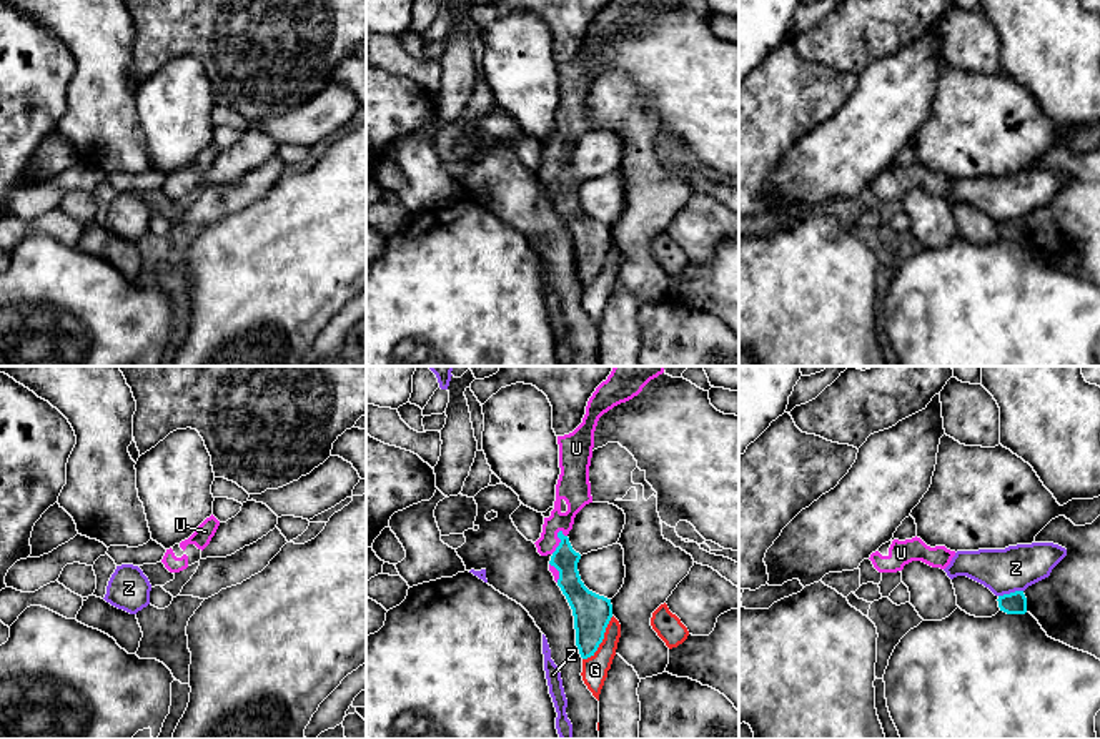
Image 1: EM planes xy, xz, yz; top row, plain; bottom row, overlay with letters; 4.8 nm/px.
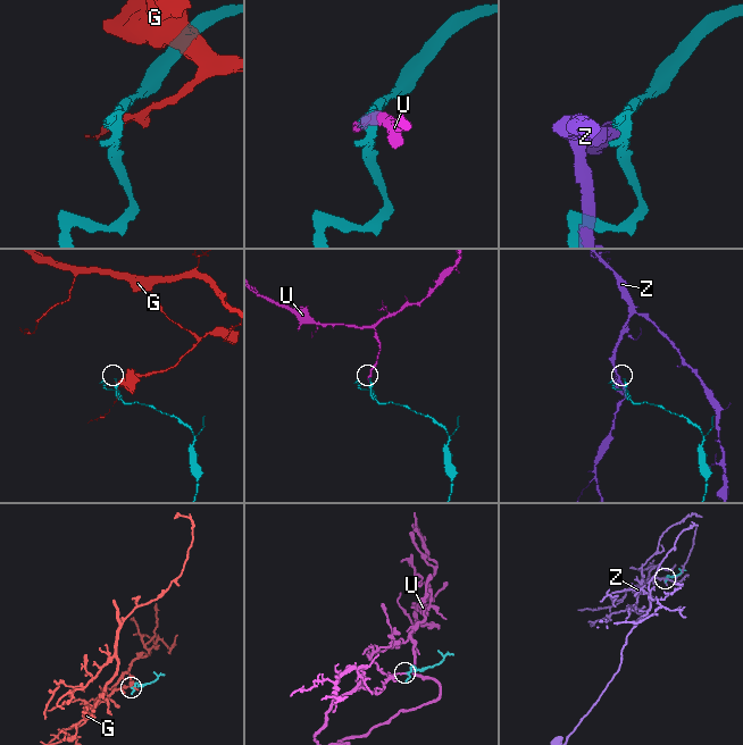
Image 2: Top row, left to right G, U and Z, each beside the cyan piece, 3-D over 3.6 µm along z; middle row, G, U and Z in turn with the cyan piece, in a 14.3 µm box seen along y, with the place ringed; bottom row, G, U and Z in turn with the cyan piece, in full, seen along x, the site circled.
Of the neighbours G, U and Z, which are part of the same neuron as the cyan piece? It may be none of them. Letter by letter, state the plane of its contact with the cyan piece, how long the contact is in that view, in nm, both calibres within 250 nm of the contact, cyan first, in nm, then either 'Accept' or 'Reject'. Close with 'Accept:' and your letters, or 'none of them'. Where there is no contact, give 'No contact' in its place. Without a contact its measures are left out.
G: Touches cyan in xz. Shared border 260 nm. Thickness 180 nm (cyan) against 130 nm. Reject
U: Touches cyan in xz. Shared border 130 nm. Thickness 120 nm (cyan) against 140 nm. Accept
Z: Touches cyan in yz. Shared border 120 nm. Thickness 110 nm (cyan) against 220 nm. Reject
Accept: U

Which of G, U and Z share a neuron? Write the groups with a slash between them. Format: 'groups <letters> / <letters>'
groups G / U / Z

